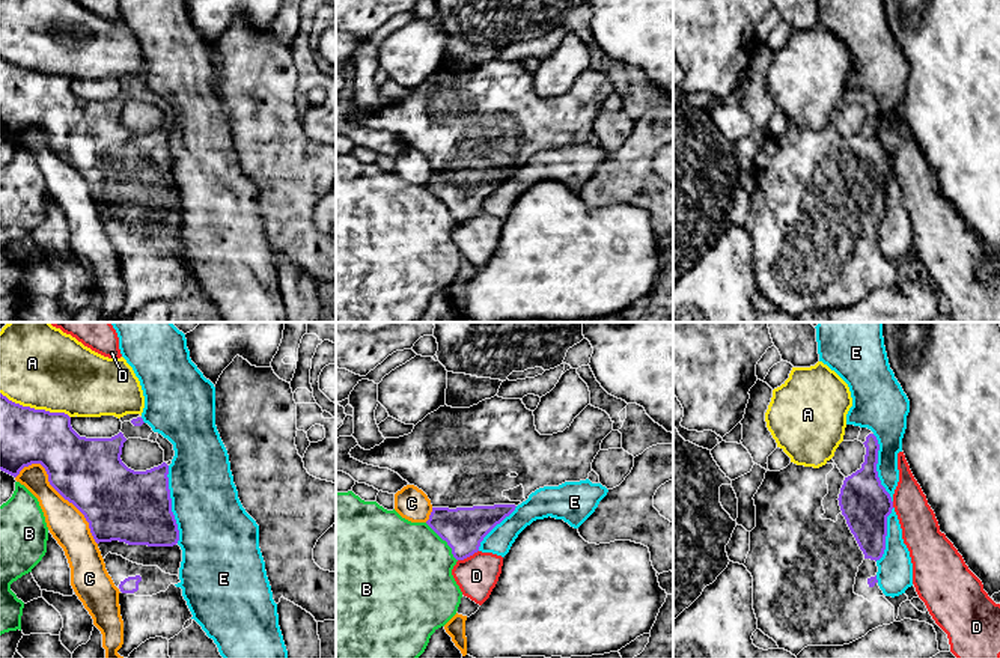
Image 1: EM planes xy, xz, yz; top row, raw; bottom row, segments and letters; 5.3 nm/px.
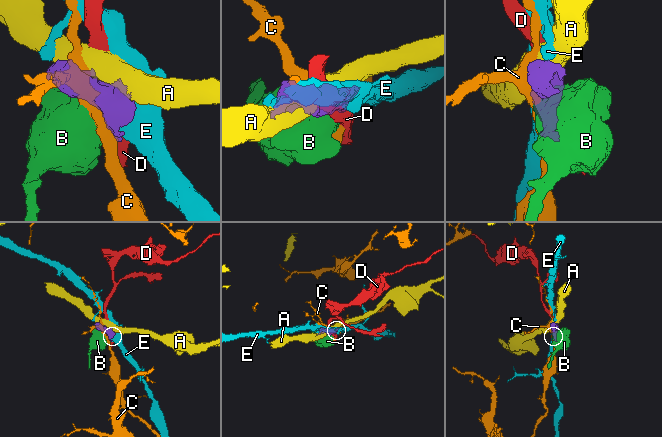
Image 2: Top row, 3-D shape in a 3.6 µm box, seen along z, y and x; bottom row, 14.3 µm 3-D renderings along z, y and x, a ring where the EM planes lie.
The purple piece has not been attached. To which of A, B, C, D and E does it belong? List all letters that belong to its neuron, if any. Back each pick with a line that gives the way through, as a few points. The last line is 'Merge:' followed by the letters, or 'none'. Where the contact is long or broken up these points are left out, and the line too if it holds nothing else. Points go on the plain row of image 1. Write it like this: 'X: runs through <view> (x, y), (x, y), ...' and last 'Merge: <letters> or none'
Merge: none

